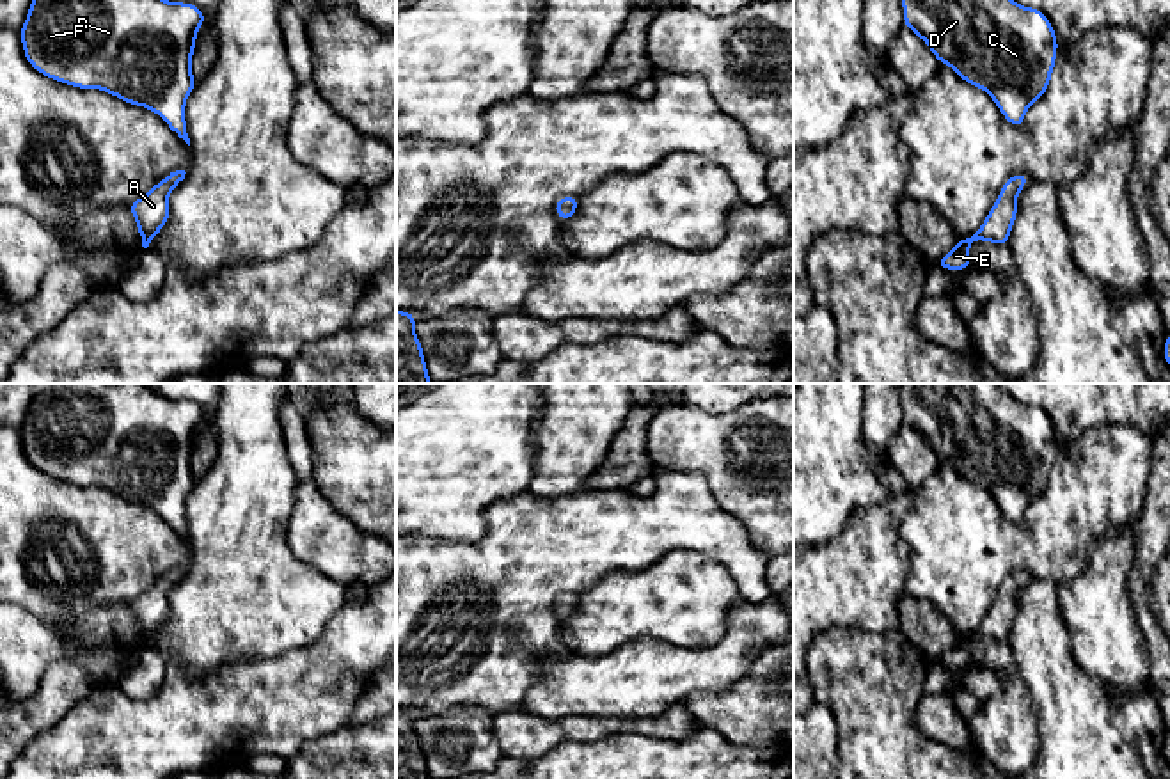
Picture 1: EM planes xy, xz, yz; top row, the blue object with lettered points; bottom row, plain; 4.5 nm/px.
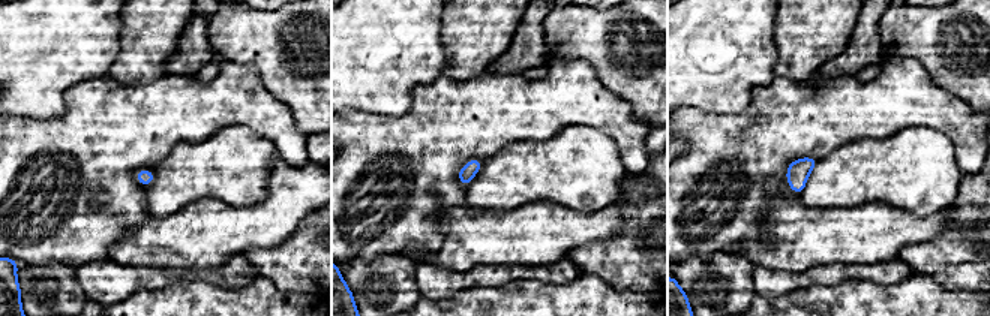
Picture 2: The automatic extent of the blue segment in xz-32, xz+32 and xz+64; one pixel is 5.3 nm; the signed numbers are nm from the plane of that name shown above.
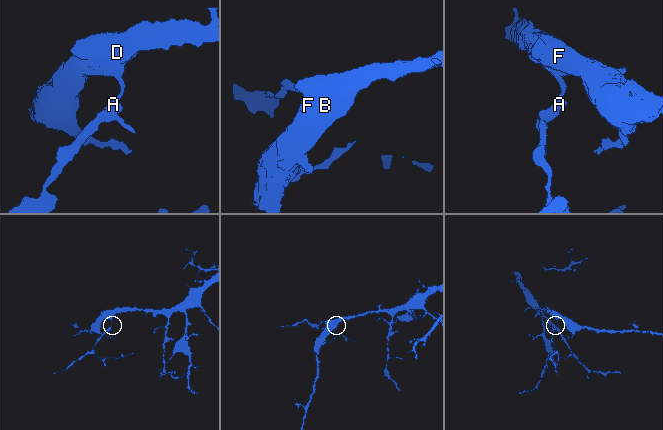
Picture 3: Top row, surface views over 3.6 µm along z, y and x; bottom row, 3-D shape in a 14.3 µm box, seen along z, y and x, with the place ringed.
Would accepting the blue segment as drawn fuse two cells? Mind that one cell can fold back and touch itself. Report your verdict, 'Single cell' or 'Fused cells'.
Single cell

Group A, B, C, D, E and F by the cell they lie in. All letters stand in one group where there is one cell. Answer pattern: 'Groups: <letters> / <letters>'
Groups: A B C D E F

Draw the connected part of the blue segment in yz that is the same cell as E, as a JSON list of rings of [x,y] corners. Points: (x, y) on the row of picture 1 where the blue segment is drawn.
[[[1024,172],[1008,178],[1000,188],[1000,195],[975,234],[959,238],[957,245],[936,264],[941,270],[968,270],[971,266],[971,252],[968,247],[975,241],[991,241],[996,245],[1008,245],[1010,231],[1017,217],[1017,195],[1030,183]]]

